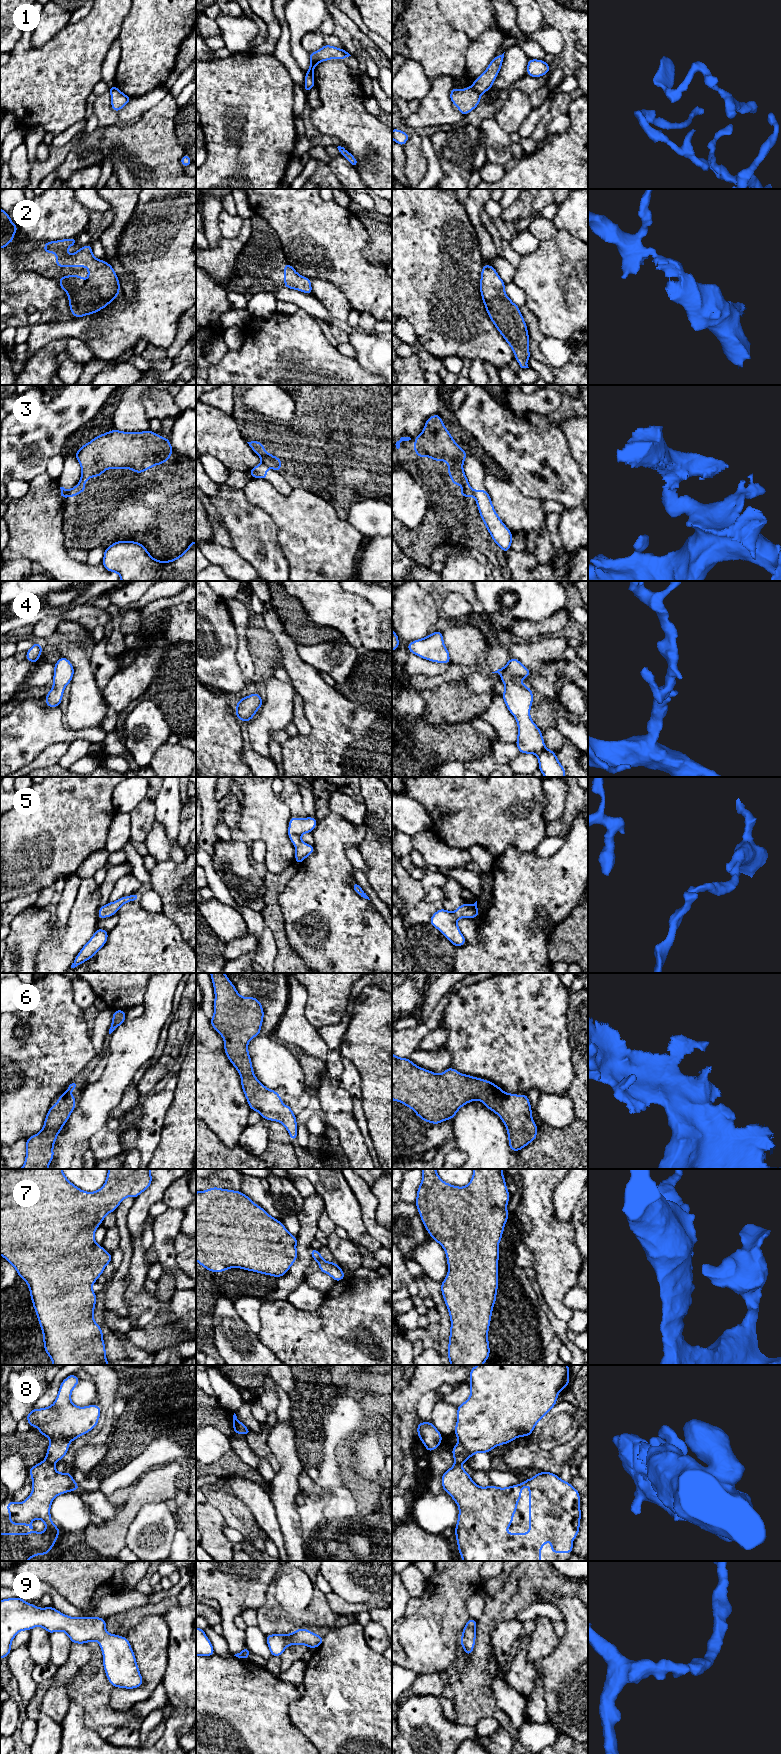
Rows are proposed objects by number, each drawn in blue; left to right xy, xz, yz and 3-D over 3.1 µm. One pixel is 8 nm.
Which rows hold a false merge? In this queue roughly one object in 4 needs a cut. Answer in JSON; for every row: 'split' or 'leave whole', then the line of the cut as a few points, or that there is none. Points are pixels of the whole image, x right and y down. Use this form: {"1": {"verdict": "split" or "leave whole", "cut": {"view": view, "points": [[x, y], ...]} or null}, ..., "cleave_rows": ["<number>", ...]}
{"1": {"verdict": "split", "cut": {"view": "yz", "points": [[471, 86], [480, 94]]}}, "2": {"verdict": "leave whole", "cut": null}, "3": {"verdict": "split", "cut": {"view": "xy", "points": [[70, 490], [67, 496]]}}, "4": {"verdict": "leave whole", "cut": null}, "5": {"verdict": "leave whole", "cut": null}, "6": {"verdict": "leave whole", "cut": null}, "7": {"verdict": "leave whole", "cut": null}, "8": {"verdict": "split", "cut": {"view": "xy", "points": [[45, 1459], [53, 1465]]}}, "9": {"verdict": "leave whole", "cut": null}, "cleave_rows": ["1", "3", "8"]}

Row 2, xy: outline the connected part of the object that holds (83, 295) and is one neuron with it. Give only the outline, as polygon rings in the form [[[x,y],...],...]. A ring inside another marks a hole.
[[[77,238],[63,239],[57,241],[50,241],[44,243],[44,253],[56,254],[56,266],[57,267],[87,267],[88,279],[85,281],[80,275],[68,275],[62,276],[59,279],[59,286],[63,289],[69,300],[69,307],[72,315],[75,318],[83,317],[86,315],[94,314],[109,305],[113,299],[115,299],[120,292],[120,283],[115,270],[111,264],[104,260],[100,260],[94,257],[92,253],[91,244],[87,244],[80,248],[73,254],[67,254],[66,251],[69,247],[73,246],[77,242]]]

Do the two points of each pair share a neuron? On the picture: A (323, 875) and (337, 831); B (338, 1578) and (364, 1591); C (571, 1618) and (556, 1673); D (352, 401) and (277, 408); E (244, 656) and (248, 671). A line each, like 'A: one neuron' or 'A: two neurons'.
A: one neuron
B: one neuron
C: one neuron
D: two neurons
E: one neuron

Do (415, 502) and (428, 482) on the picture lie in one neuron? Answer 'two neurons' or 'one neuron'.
two neurons

